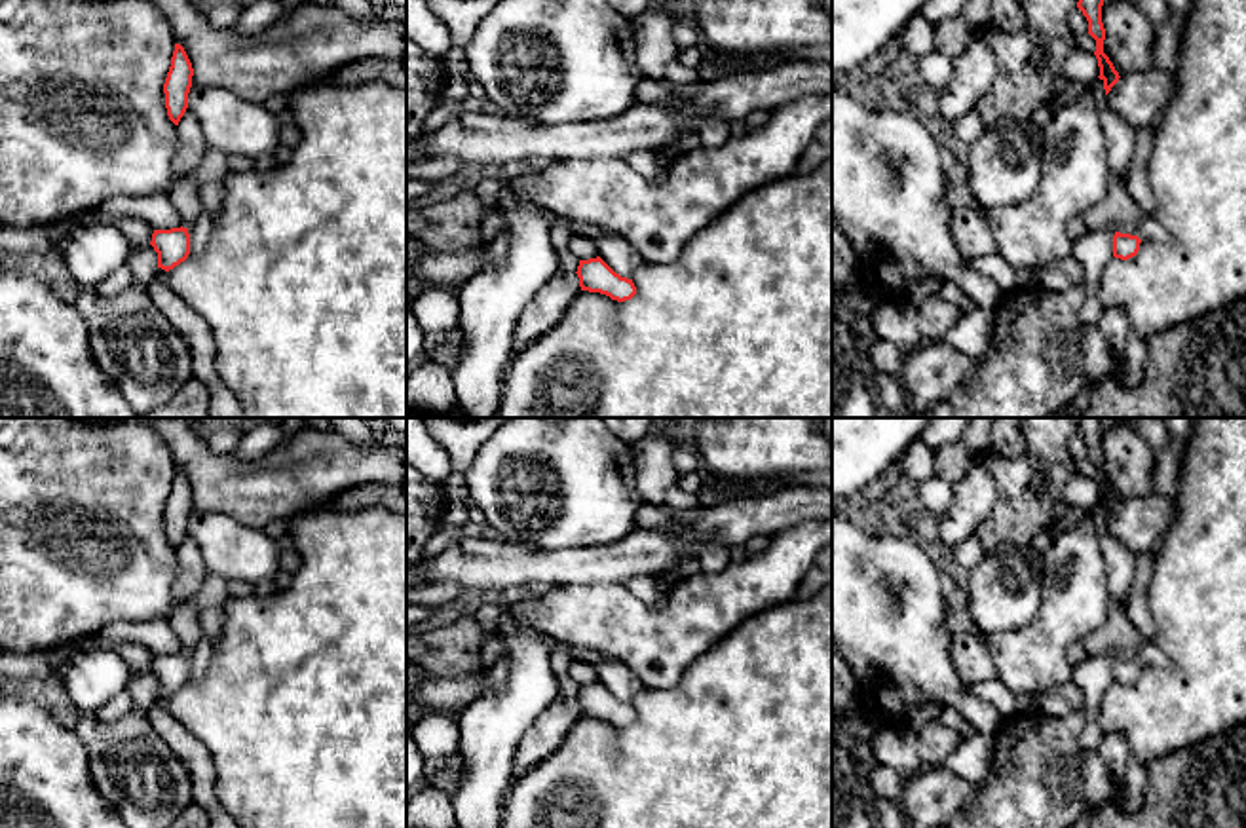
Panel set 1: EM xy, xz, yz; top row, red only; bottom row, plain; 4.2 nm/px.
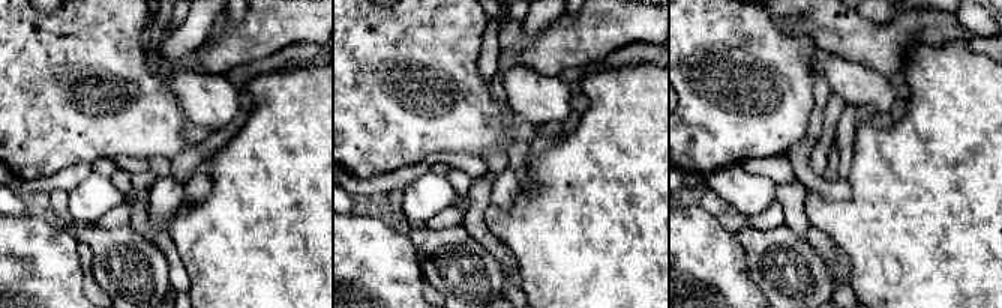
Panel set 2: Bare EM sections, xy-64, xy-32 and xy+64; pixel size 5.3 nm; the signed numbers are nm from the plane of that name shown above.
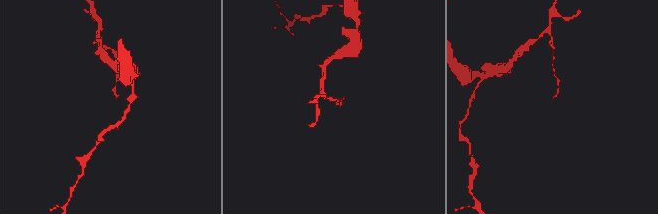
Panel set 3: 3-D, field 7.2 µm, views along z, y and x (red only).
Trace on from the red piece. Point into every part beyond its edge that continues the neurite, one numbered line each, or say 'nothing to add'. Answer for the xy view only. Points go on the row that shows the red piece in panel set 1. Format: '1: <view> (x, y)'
nothing to add

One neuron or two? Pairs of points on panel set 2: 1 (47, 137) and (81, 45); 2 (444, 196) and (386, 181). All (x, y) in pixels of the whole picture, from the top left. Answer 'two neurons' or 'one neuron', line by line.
1: one neuron
2: two neurons

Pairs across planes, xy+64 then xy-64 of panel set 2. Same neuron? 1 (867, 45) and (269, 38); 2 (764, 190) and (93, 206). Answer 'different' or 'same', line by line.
1: same
2: same

